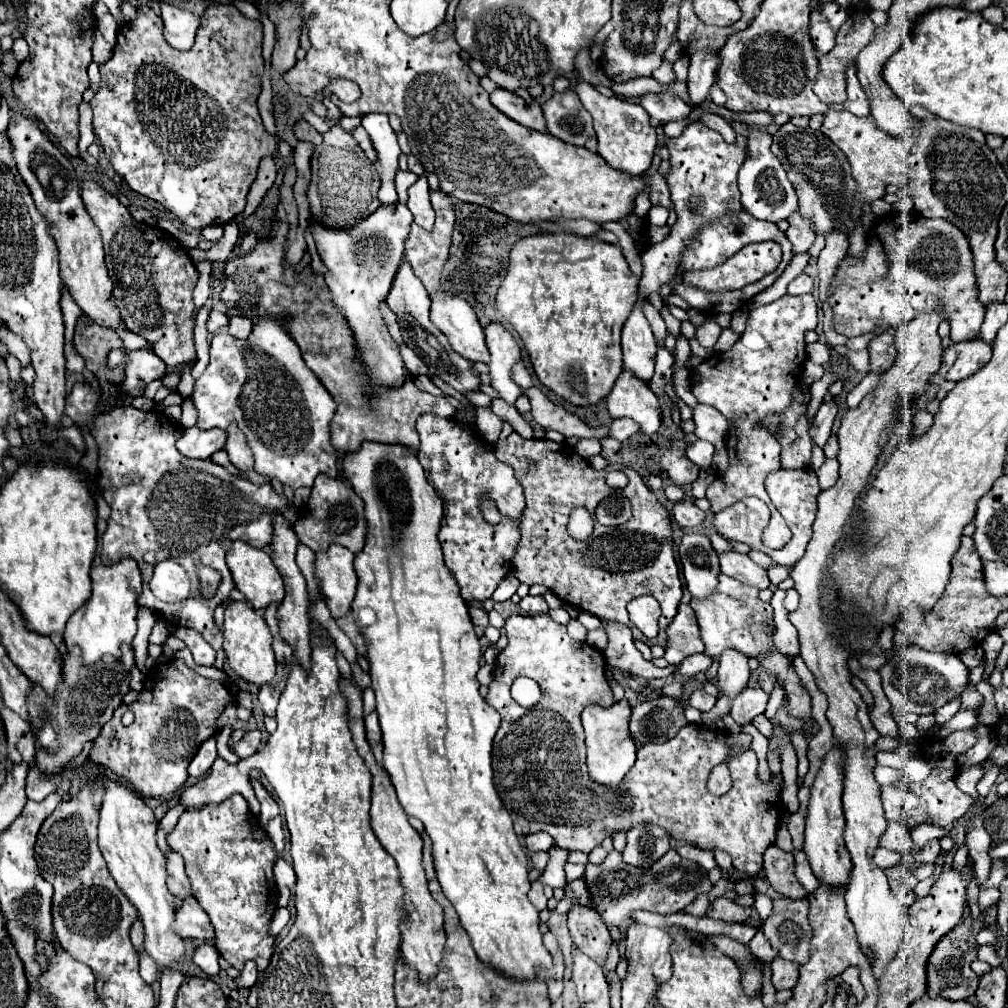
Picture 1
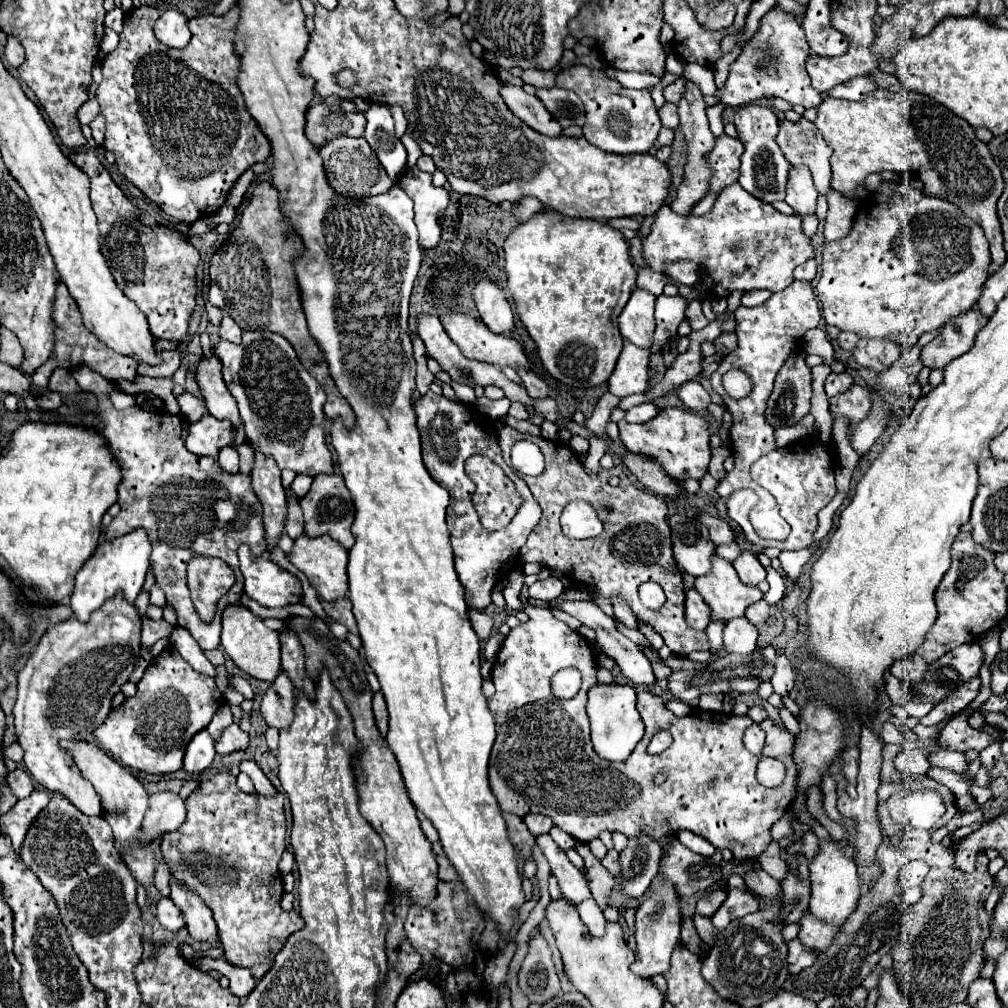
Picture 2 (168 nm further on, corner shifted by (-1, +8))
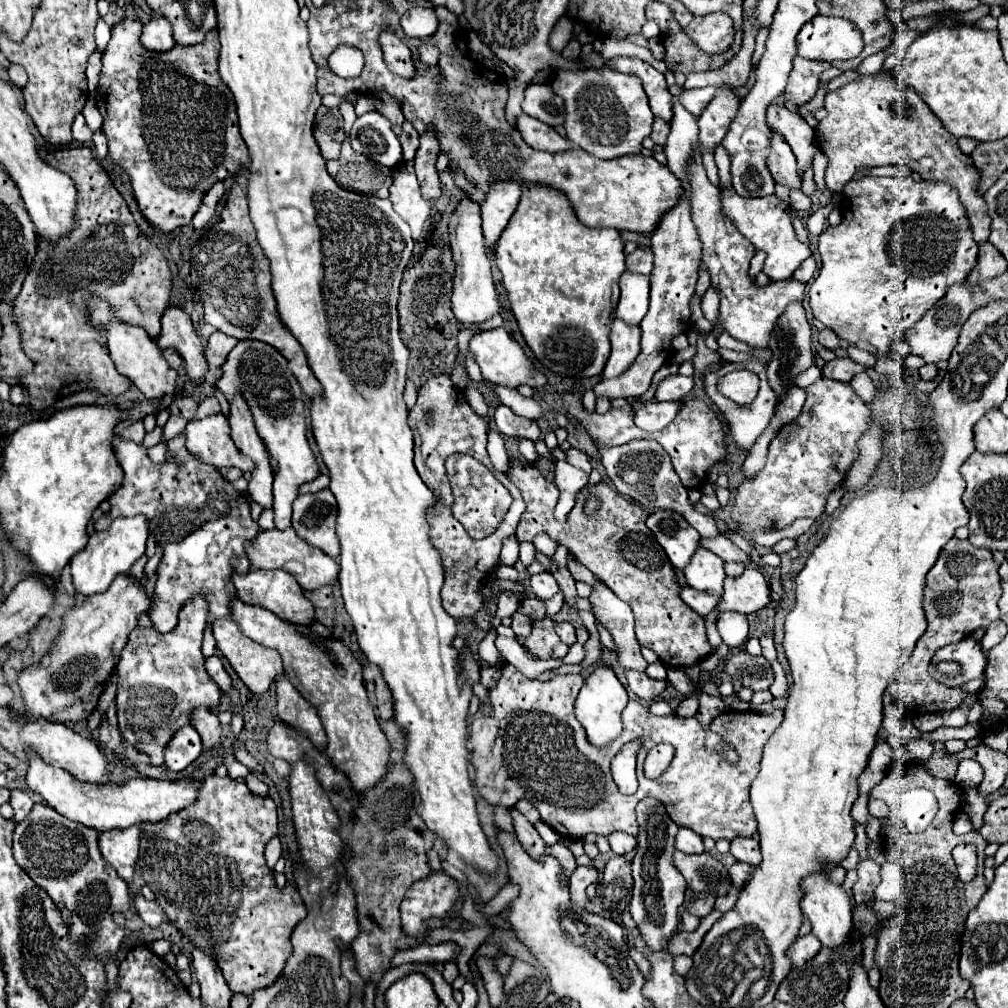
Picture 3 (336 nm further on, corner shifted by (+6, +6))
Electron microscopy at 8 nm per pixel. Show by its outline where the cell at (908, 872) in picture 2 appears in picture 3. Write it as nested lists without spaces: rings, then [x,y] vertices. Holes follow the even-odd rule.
[[[884,863],[880,867],[880,885],[876,887],[874,895],[880,901],[898,901],[904,895],[904,887],[908,883],[904,869],[898,863]]]

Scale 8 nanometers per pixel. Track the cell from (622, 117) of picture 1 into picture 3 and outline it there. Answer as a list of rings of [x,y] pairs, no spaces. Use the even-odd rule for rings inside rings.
[[[608,67],[578,73],[556,71],[550,85],[566,101],[568,119],[564,121],[564,129],[576,147],[602,159],[642,151],[642,141],[652,133],[654,113],[638,77],[616,73]]]

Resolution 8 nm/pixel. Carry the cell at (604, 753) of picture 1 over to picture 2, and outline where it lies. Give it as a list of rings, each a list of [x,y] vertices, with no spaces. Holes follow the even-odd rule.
[[[595,685],[589,689],[587,715],[591,719],[591,741],[599,757],[607,761],[625,761],[643,737],[643,721],[635,707],[635,689],[629,685]]]

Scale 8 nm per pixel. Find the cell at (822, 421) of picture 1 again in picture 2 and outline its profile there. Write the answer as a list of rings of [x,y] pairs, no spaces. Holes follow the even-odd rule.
[[[843,371],[843,373],[831,373],[831,375],[827,377],[827,381],[825,381],[827,397],[833,397],[833,395],[837,395],[837,393],[847,391],[851,385],[853,385],[853,377],[851,377],[847,371]]]

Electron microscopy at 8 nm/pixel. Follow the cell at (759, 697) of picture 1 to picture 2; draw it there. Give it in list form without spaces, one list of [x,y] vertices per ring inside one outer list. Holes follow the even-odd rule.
[[[779,651],[779,665],[777,665],[777,671],[773,673],[773,679],[771,679],[775,693],[779,693],[781,697],[787,695],[793,689],[793,681],[795,681],[795,671],[793,671],[789,659]]]

